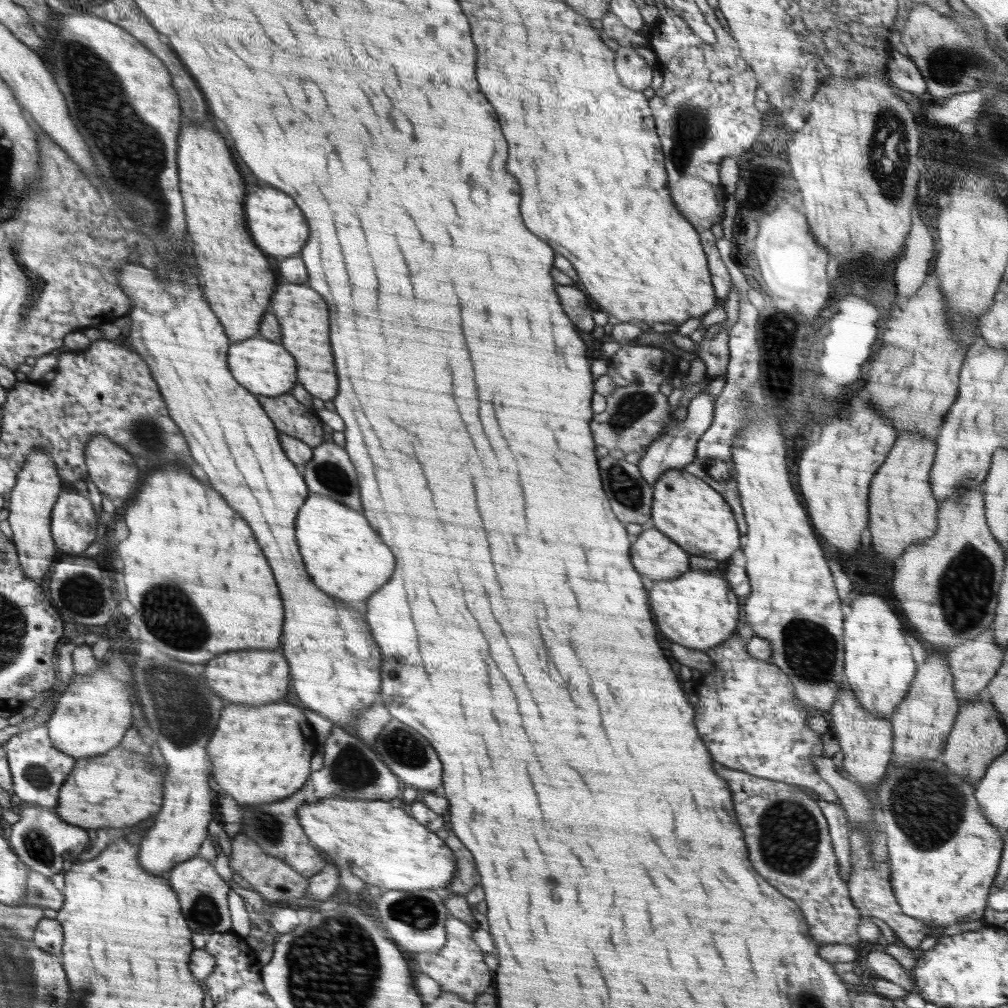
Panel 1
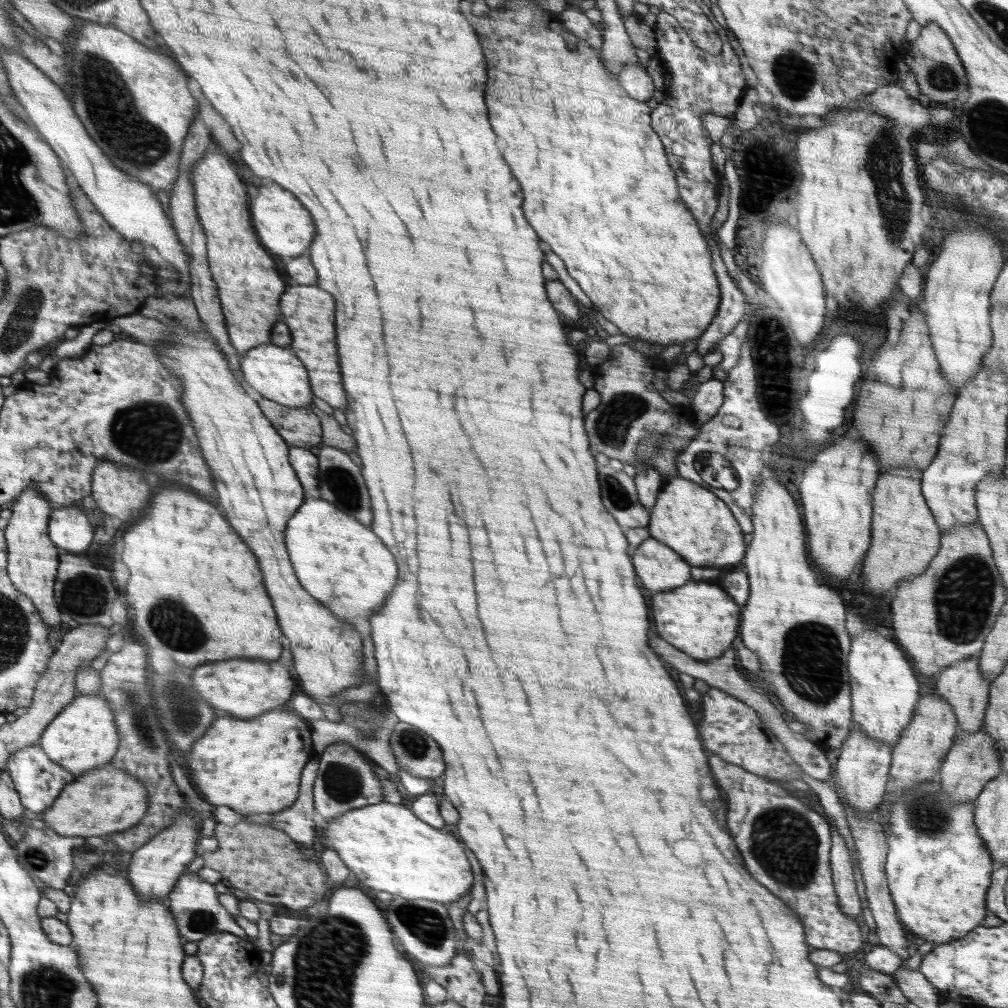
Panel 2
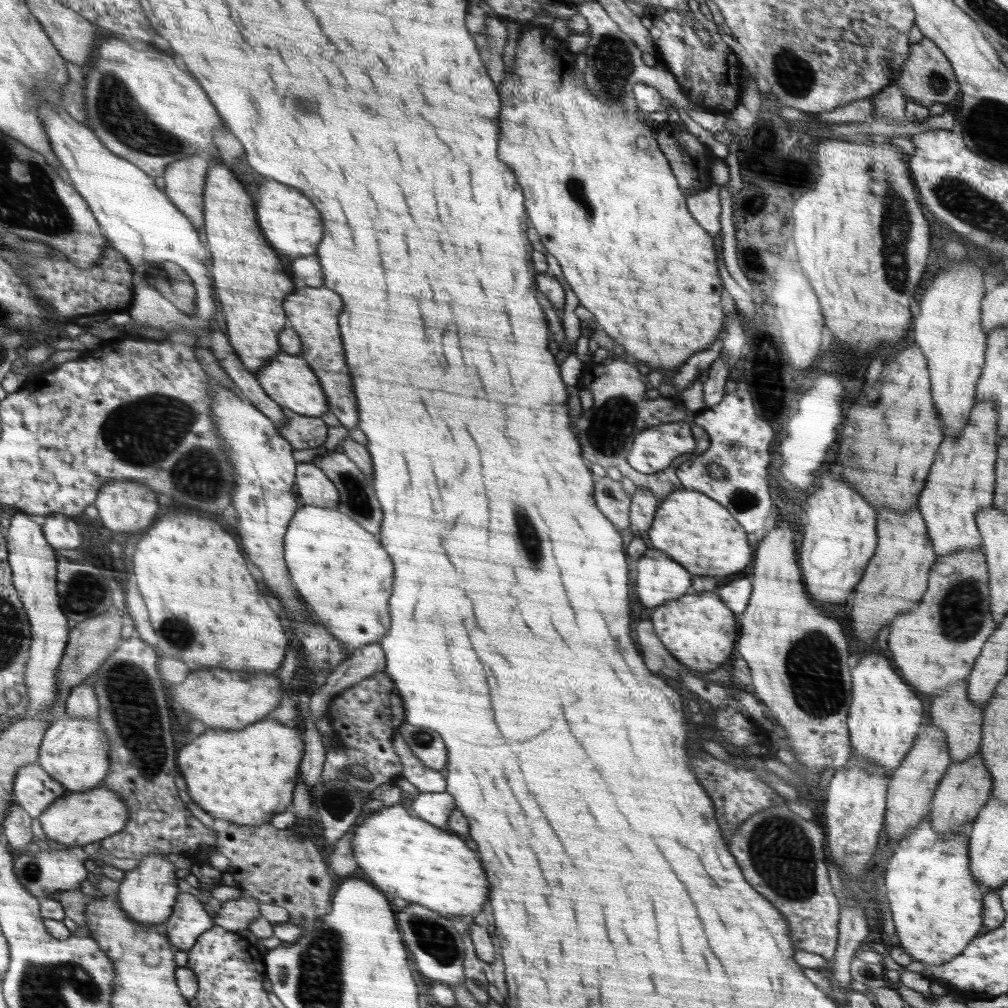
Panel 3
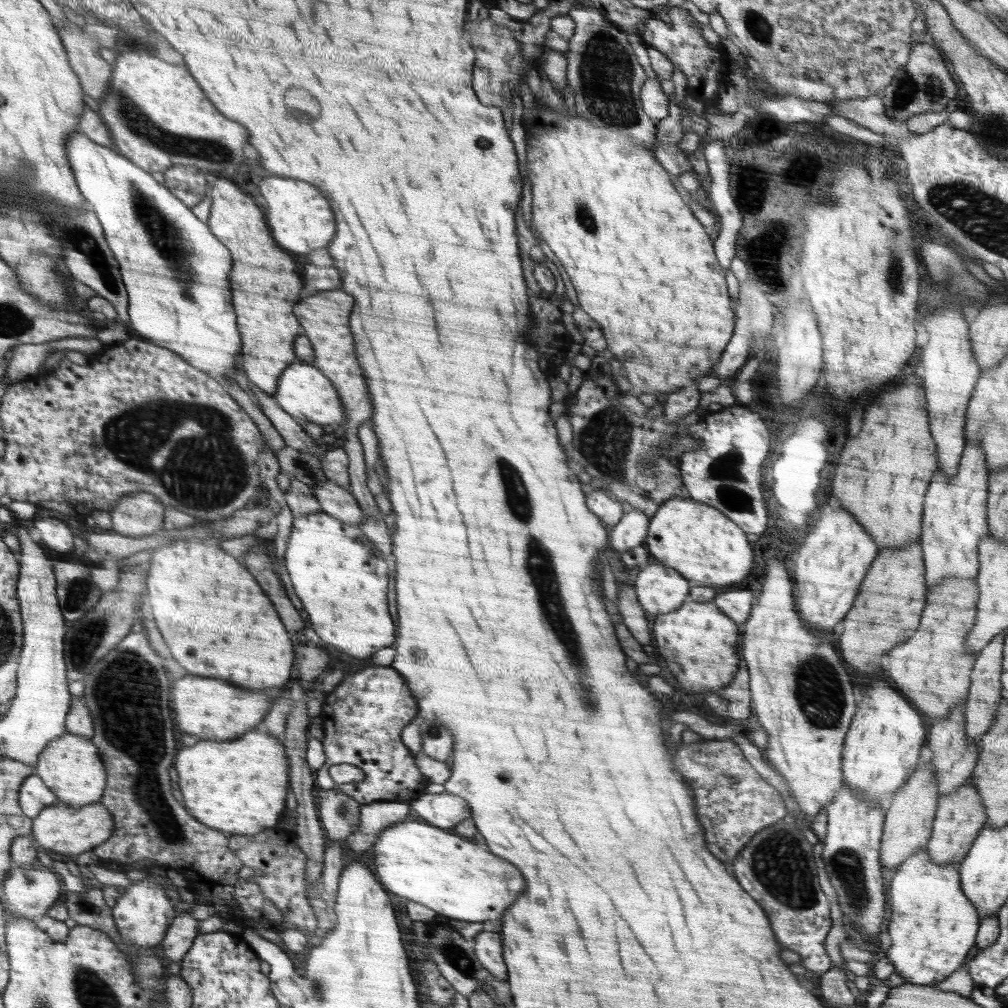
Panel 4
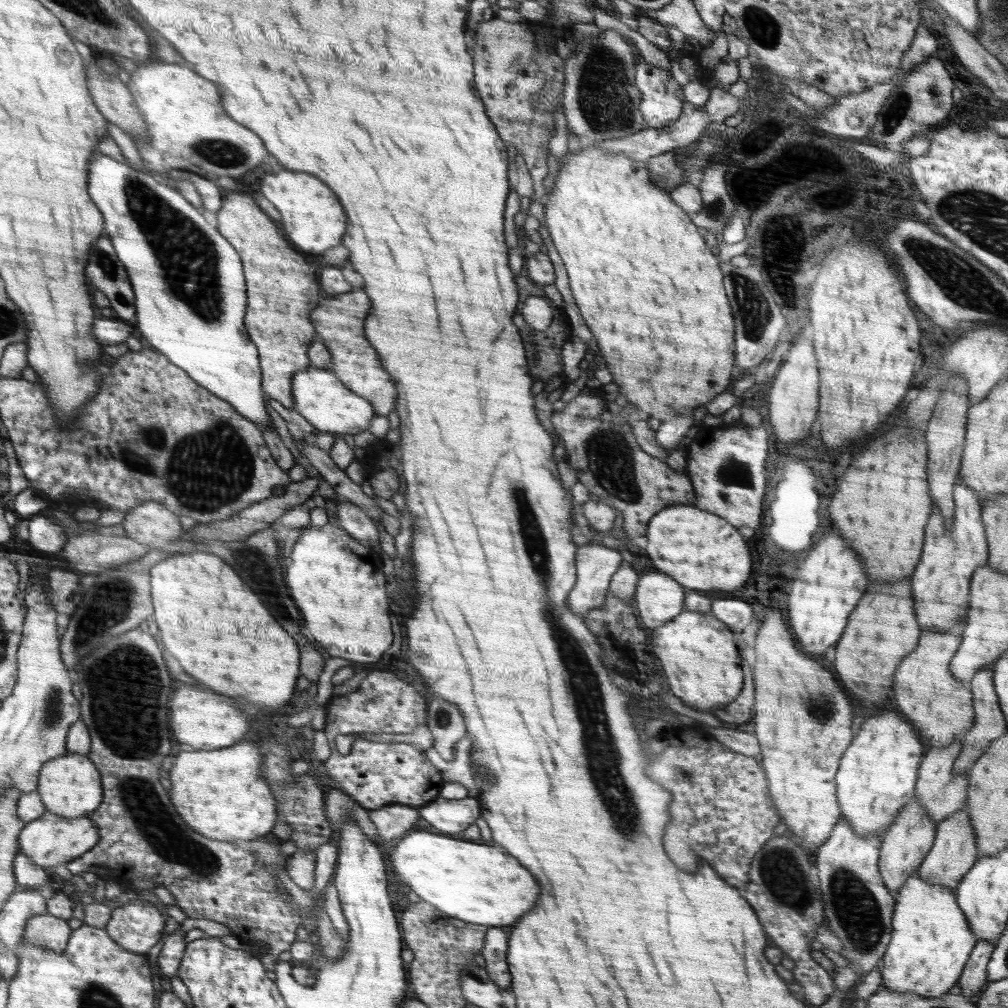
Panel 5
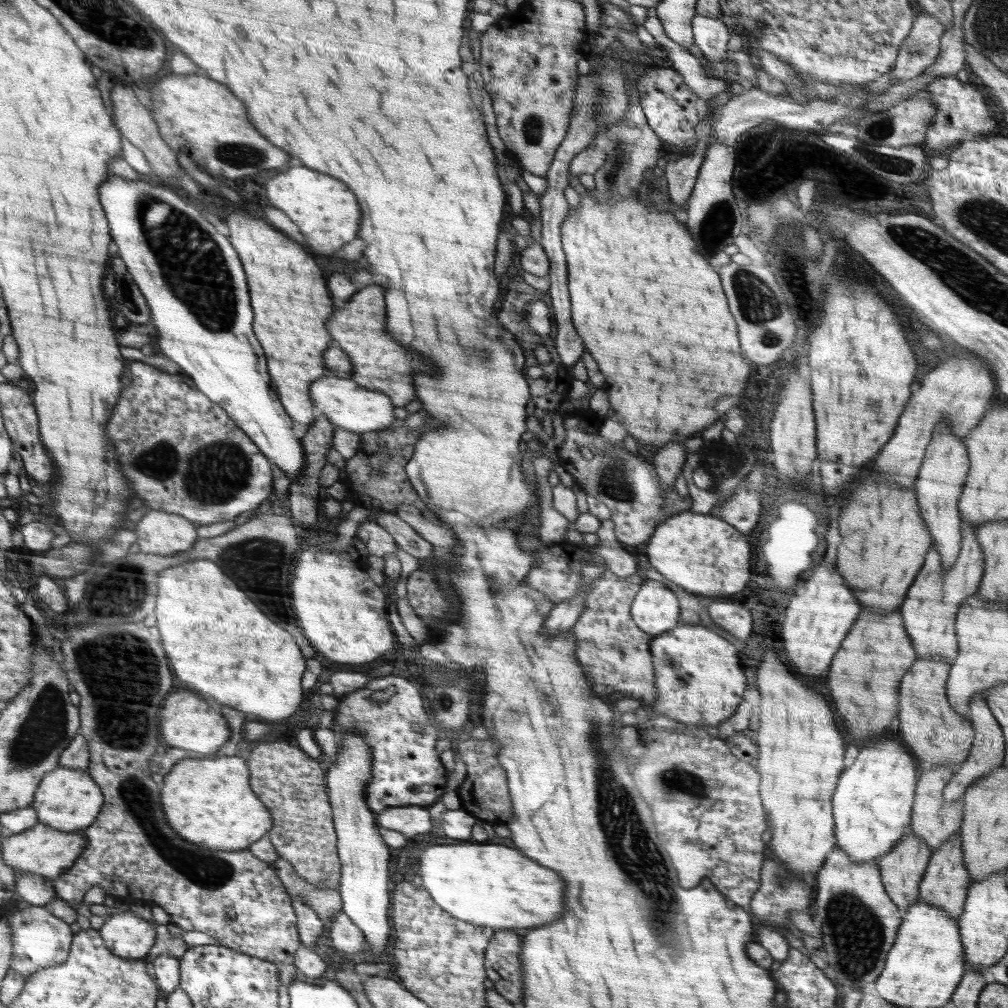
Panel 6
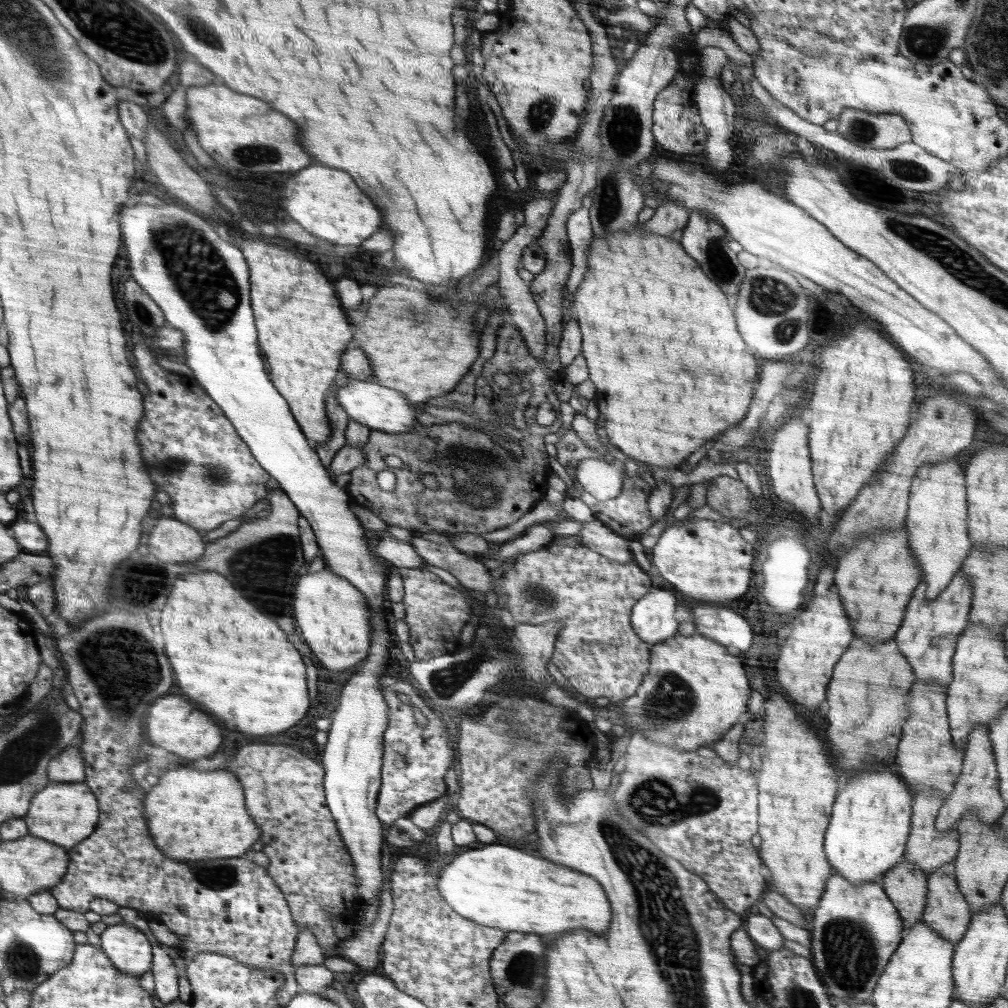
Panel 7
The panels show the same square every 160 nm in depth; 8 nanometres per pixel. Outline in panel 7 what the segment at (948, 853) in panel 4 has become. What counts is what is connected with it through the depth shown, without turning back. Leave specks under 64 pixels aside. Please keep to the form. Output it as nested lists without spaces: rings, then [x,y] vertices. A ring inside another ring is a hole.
[[[954,860],[928,874],[926,898],[921,922],[933,928],[944,940],[949,940],[954,945],[958,944],[965,935],[972,916],[969,904],[958,889]]]

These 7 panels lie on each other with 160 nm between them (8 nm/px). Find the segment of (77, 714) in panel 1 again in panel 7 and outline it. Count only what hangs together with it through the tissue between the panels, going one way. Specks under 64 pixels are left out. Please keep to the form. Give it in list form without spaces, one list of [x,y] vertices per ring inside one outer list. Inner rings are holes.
[[[49,782],[34,798],[28,814],[23,816],[27,831],[44,840],[70,848],[92,835],[99,823],[100,804],[92,789],[84,782]]]

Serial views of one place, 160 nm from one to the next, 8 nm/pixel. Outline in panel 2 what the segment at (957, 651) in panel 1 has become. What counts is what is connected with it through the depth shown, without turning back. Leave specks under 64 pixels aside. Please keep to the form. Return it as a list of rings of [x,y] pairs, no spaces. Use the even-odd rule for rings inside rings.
[[[978,655],[951,664],[941,672],[933,684],[937,695],[953,708],[953,713],[957,718],[958,732],[970,734],[984,726],[986,707],[989,706],[991,682],[986,680],[986,677],[982,677]]]

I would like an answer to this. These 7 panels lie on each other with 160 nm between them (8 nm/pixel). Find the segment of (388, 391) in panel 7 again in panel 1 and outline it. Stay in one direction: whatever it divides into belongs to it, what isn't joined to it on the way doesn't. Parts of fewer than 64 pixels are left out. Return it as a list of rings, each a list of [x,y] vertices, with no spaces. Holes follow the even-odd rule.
[[[262,336],[250,340],[234,342],[230,345],[230,368],[238,384],[259,396],[280,396],[291,393],[297,383],[297,368],[294,358],[284,350],[284,346],[270,342]]]

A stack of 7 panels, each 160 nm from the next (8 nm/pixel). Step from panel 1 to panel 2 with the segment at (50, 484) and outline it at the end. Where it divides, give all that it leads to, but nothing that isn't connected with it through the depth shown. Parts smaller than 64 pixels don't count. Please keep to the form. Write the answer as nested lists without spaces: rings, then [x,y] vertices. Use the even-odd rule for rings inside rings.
[[[30,486],[20,498],[14,502],[12,515],[6,526],[6,540],[9,541],[8,573],[12,583],[33,601],[34,607],[42,615],[42,622],[55,628],[54,635],[60,633],[60,610],[56,604],[56,570],[58,564],[58,550],[48,536],[48,521],[52,512],[48,496],[40,492],[35,486]]]

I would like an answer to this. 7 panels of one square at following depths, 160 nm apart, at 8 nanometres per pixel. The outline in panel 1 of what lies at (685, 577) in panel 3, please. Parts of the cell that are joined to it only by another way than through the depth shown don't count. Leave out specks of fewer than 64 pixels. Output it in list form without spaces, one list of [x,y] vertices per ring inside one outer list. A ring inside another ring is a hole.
[[[648,525],[630,550],[636,572],[652,580],[672,580],[688,572],[688,554],[668,536]]]

